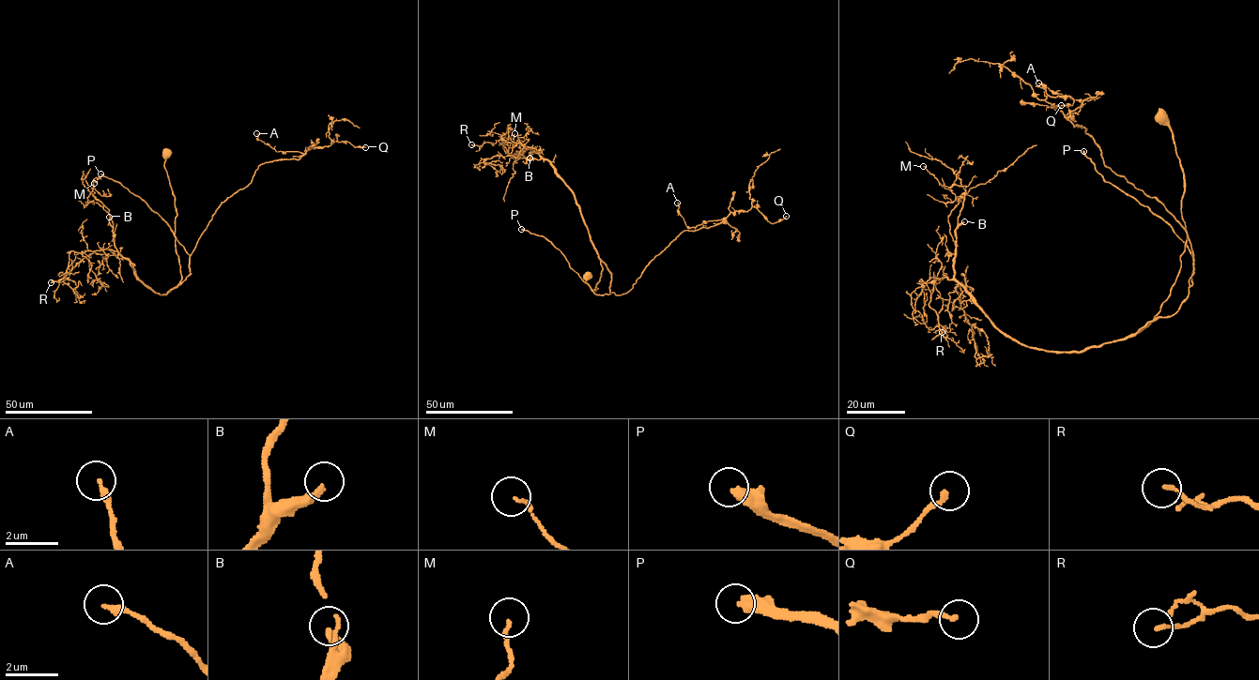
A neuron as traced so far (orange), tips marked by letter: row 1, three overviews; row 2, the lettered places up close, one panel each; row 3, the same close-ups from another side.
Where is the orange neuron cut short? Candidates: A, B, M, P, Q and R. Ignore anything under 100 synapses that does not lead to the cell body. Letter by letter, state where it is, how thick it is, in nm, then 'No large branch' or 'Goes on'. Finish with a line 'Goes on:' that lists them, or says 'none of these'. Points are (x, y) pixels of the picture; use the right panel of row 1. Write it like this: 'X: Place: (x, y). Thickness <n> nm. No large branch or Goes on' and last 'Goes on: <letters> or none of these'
A: Place: (1038, 83). Thickness 240 nm. No large branch
B: Place: (964, 221). Thickness 340 nm. Goes on
M: Place: (923, 166). Thickness 120 nm. No large branch
P: Place: (1083, 151). Thickness 480 nm. Goes on
Q: Place: (1061, 105). Thickness 200 nm. No large branch
R: Place: (942, 332). Thickness 150 nm. No large branch
Goes on: B, P

